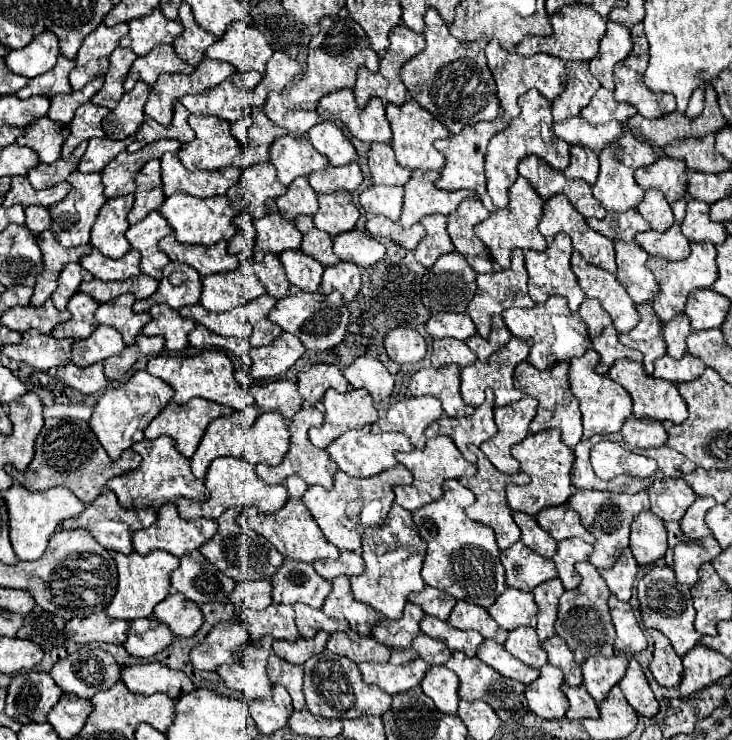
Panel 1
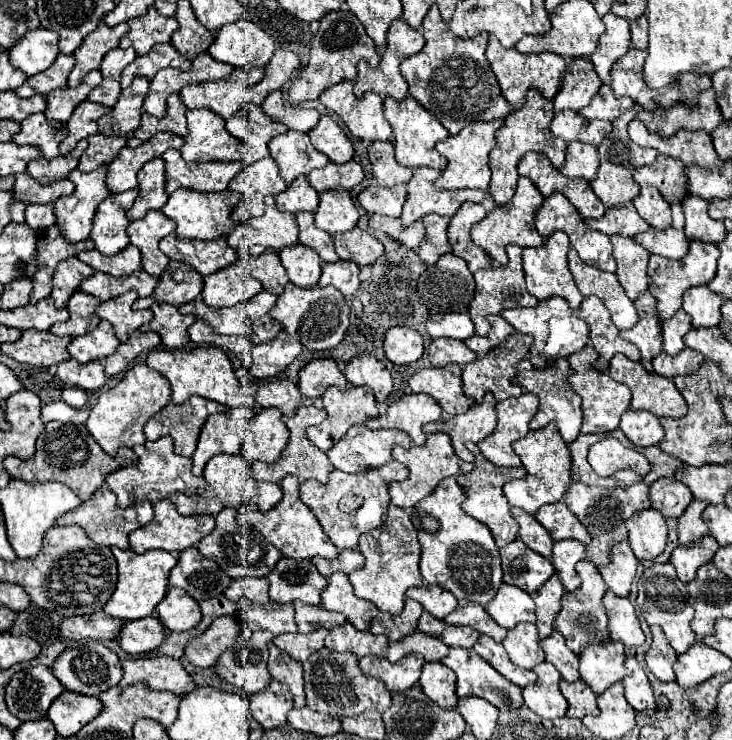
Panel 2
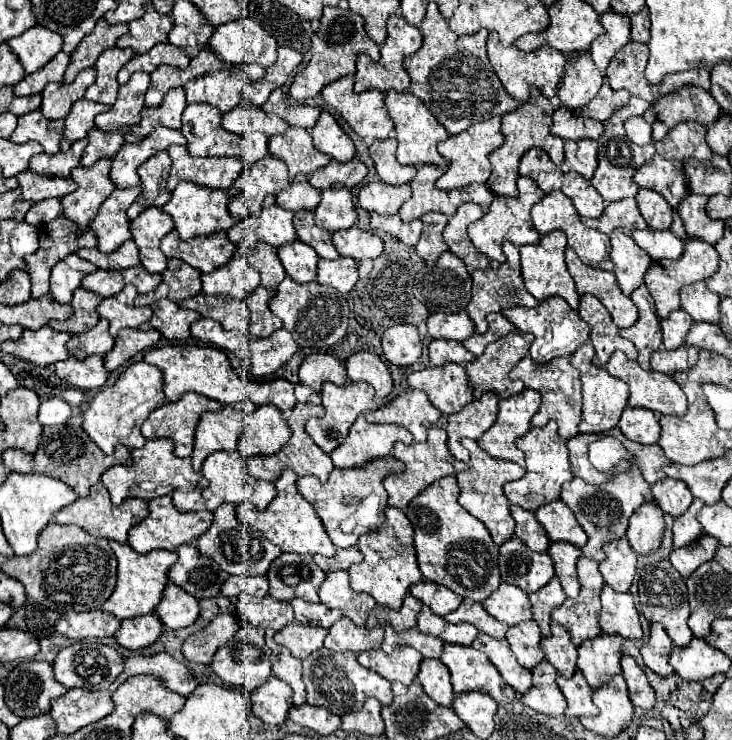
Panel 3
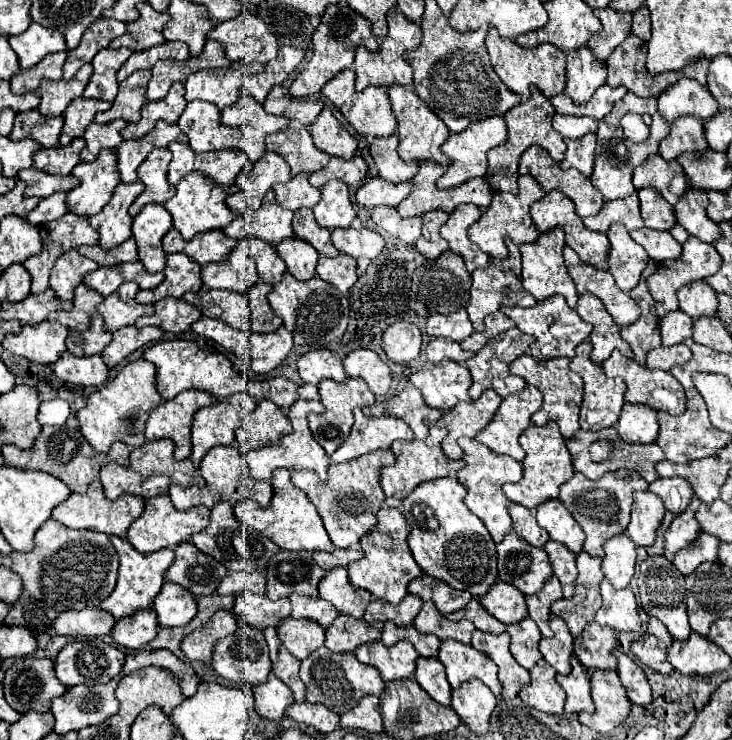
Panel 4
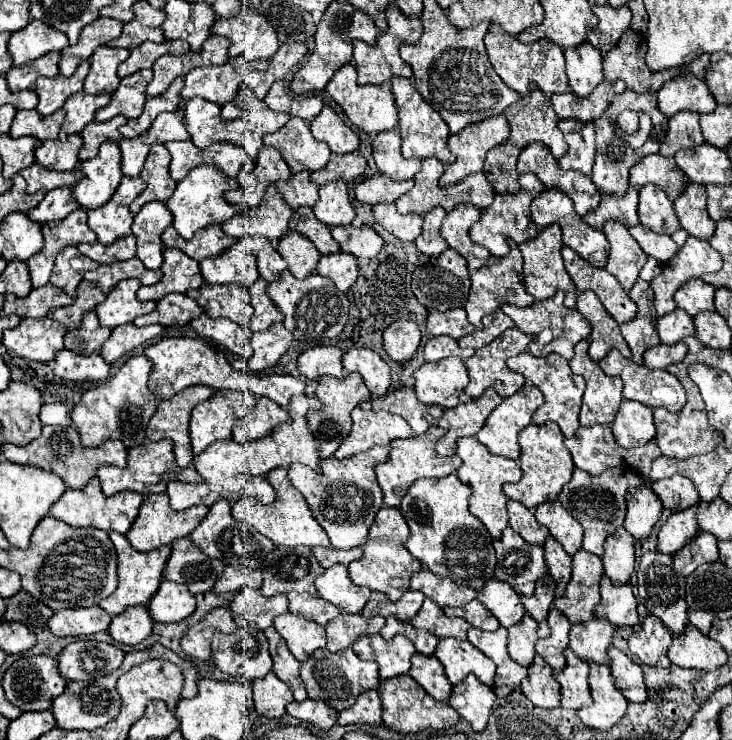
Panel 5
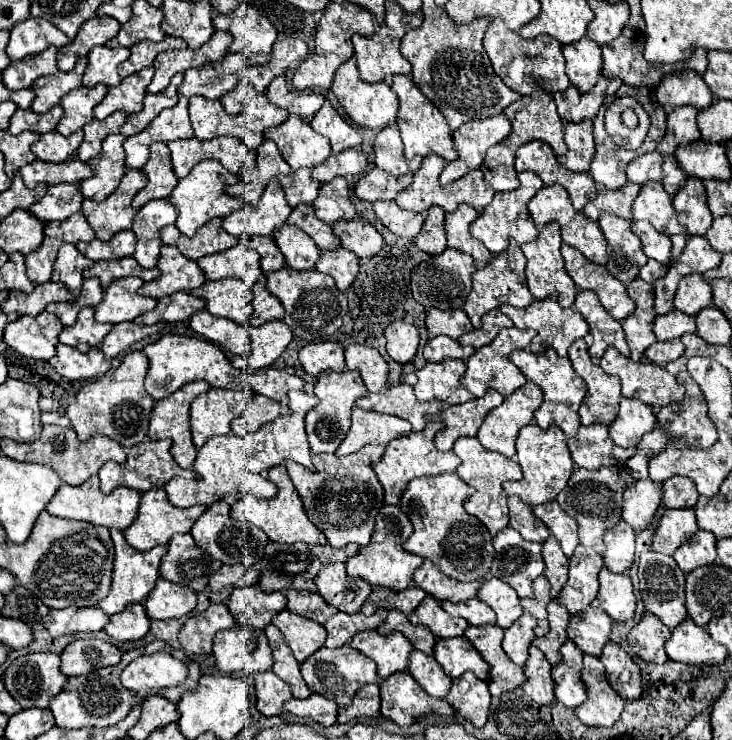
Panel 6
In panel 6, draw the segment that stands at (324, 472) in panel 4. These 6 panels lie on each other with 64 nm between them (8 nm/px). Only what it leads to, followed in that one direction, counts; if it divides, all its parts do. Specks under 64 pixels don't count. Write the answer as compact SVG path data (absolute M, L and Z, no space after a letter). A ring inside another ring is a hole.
M292 390L288 392L288 406L290 406L290 414L288 416L278 416L276 420L260 426L260 430L256 430L254 434L246 436L246 454L248 454L248 472L252 474L262 474L272 466L282 464L284 460L294 460L306 468L314 468L312 458L310 458L310 446L308 446L308 438L304 432L304 416L310 408L314 408L318 404L318 398L314 394L306 394L304 390Z

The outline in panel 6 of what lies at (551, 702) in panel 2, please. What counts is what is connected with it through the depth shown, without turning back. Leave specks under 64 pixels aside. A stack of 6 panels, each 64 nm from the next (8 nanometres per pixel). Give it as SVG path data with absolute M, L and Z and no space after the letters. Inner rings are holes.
M530 646L530 658L524 664L526 680L522 684L522 690L538 704L550 704L554 700L554 680L550 676L552 666L548 660L544 660L544 654Z

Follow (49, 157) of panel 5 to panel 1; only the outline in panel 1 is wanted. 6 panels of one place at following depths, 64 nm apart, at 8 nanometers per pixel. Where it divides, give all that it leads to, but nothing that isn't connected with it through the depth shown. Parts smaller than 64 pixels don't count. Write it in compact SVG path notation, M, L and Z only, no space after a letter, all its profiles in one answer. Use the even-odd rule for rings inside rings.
M86 142L78 144L78 148L72 152L72 156L68 160L60 158L54 164L38 164L36 168L32 168L32 172L28 172L28 180L30 184L40 190L40 188L50 188L54 184L60 184L68 178L68 174L72 174L78 168L78 162L82 158L86 150Z

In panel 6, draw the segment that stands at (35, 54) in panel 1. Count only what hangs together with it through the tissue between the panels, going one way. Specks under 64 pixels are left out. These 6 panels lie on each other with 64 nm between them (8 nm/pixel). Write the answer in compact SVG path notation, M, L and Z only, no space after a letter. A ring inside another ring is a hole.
M28 18L20 24L14 24L10 30L10 42L6 46L6 52L12 62L22 60L26 56L34 56L42 52L48 46L66 46L70 40L60 32L54 24L50 24L44 18Z

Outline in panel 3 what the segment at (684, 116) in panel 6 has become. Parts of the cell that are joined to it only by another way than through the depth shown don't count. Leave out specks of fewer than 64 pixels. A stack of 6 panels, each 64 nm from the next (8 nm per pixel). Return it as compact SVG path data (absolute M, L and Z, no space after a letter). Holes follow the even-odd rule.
M684 122L672 128L664 140L654 144L658 154L668 158L668 160L688 160L688 158L698 158L698 160L710 160L712 150L706 144L706 128L696 122Z

